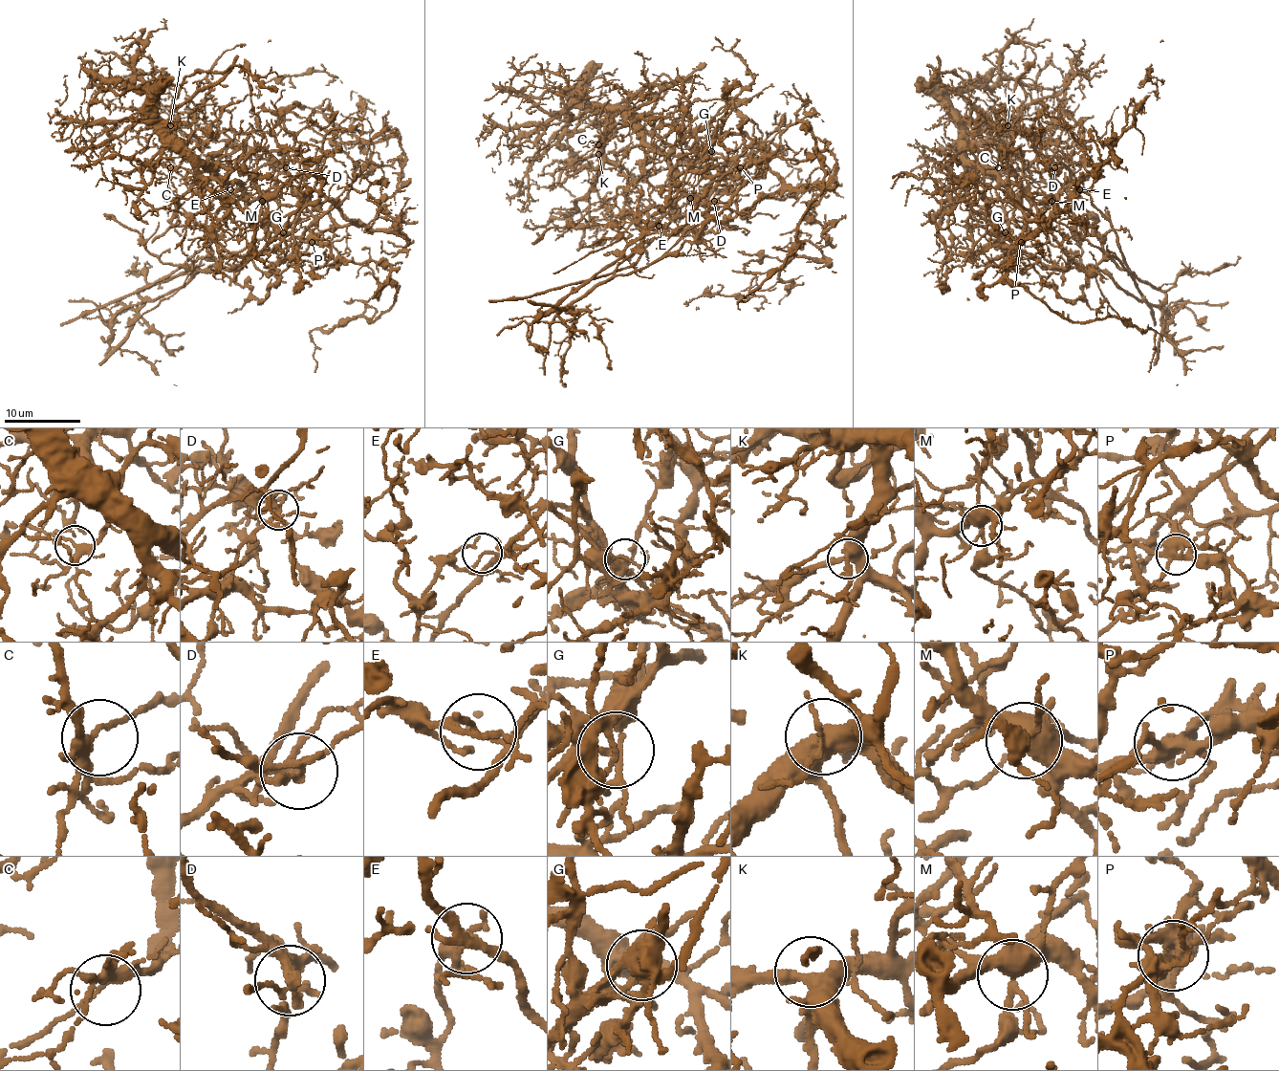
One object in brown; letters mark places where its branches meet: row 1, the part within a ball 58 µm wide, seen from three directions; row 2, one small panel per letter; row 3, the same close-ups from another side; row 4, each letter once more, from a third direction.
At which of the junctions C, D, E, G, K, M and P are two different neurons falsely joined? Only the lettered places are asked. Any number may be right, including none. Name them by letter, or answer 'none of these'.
D, E, G, M, P

